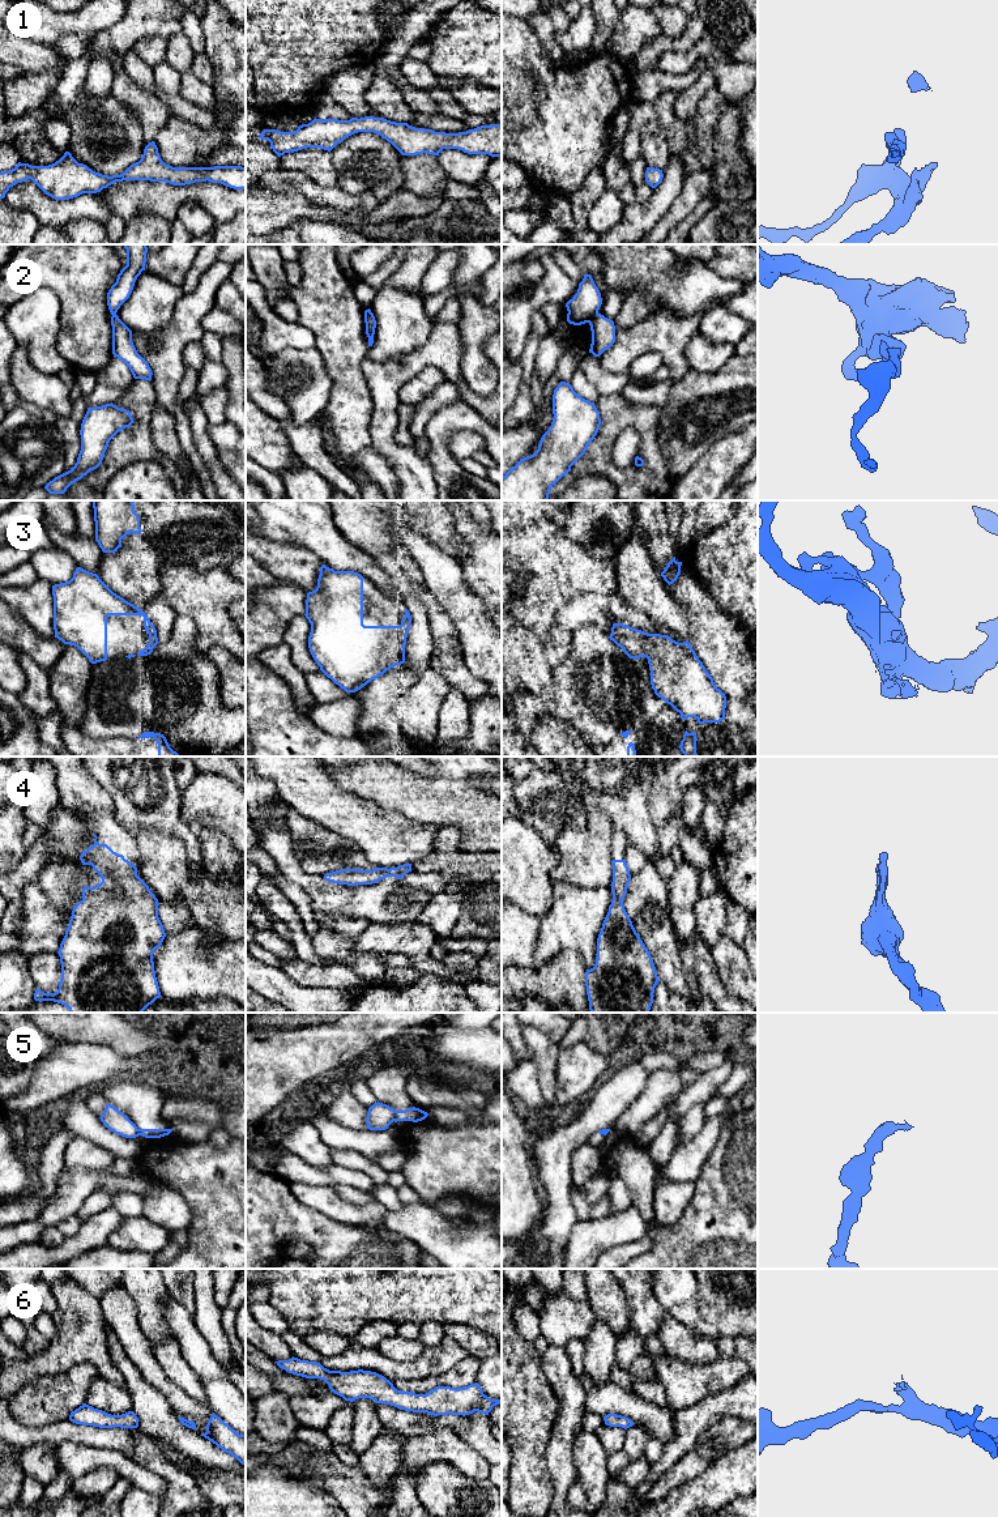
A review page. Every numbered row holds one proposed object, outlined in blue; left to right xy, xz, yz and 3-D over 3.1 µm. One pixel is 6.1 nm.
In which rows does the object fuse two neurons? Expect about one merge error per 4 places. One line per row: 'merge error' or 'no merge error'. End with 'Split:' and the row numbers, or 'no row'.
1: no merge error
2: merge error
3: no merge error
4: no merge error
5: merge error
6: no merge error
Split: 2, 5

